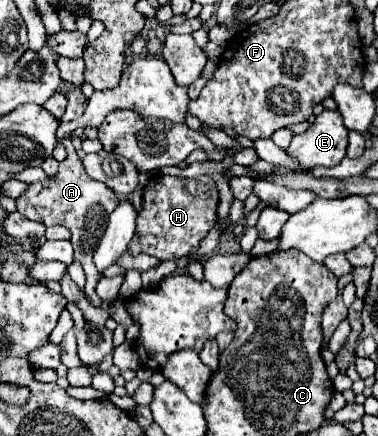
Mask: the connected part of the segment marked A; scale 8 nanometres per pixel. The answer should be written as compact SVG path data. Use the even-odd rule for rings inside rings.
M63 138L61 144L65 146L65 150L69 152L67 158L59 164L59 172L53 178L45 178L43 182L37 184L29 184L29 190L23 192L17 198L17 212L21 212L25 218L29 220L37 220L45 226L67 226L71 230L71 244L75 248L75 260L79 260L85 268L85 276L87 276L87 296L93 298L95 306L101 306L101 298L95 294L95 286L101 280L99 270L93 264L93 250L99 244L99 238L103 238L105 230L107 230L107 222L109 222L109 214L115 210L115 206L119 204L119 198L115 192L111 192L111 188L107 188L103 182L93 180L91 176L87 176L83 162L79 160L71 138Z

